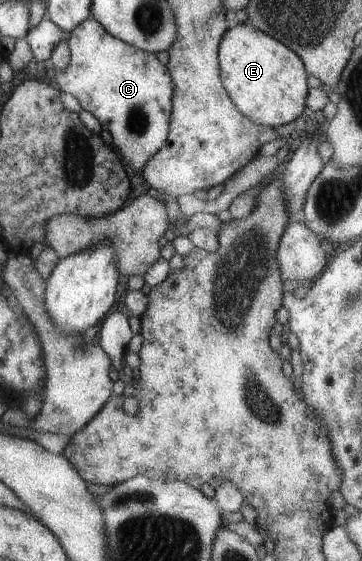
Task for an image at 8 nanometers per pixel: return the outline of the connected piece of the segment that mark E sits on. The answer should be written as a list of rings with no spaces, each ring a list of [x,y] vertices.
[[[240,22],[224,32],[218,61],[224,89],[234,100],[236,108],[252,122],[278,129],[303,114],[310,92],[309,75],[302,58],[282,42],[254,28],[249,22]]]

